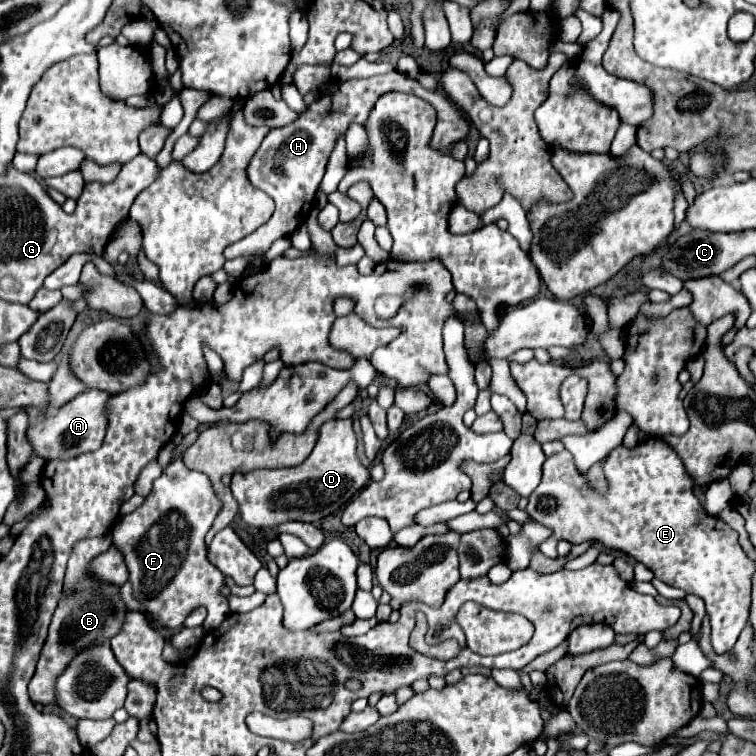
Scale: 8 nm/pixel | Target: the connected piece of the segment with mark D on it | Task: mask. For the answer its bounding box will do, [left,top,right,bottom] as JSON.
[230,418,369,528]

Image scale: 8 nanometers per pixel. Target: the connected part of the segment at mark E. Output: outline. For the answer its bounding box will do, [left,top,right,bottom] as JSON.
[527,436,755,654]

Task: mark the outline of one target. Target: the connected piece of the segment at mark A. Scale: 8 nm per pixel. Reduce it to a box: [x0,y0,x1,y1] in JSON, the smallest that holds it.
[29,390,111,460]

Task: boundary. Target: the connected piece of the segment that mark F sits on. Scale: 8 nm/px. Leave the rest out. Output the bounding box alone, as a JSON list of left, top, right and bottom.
[111,458,229,631]

